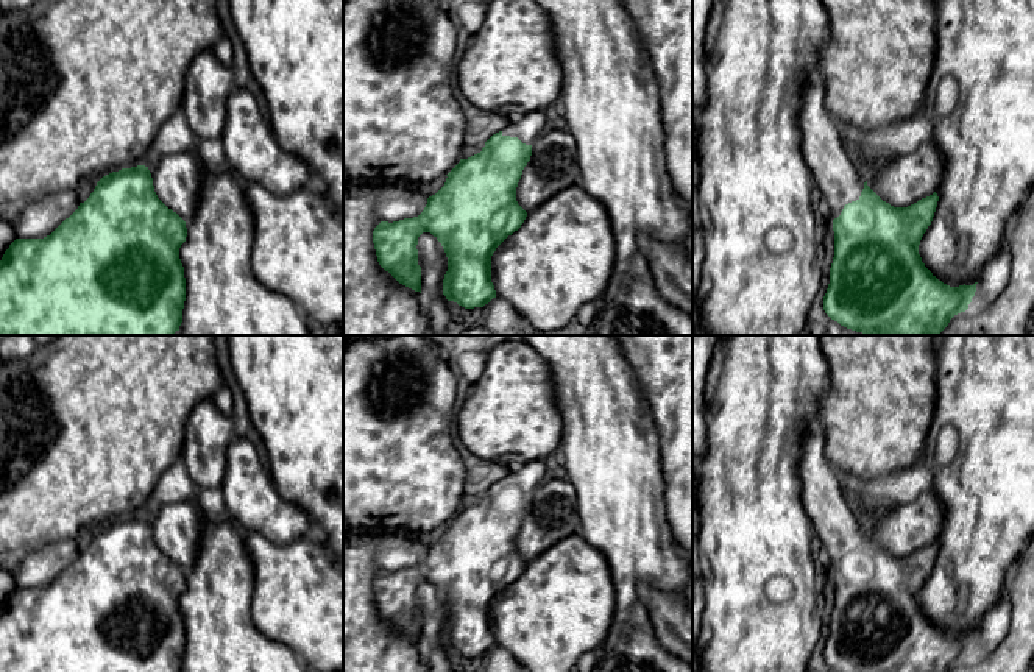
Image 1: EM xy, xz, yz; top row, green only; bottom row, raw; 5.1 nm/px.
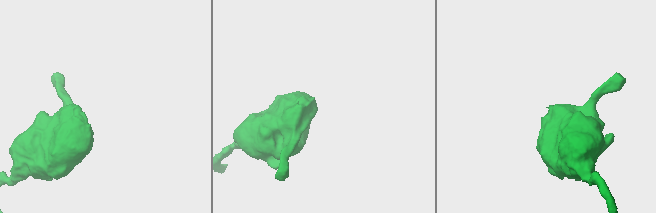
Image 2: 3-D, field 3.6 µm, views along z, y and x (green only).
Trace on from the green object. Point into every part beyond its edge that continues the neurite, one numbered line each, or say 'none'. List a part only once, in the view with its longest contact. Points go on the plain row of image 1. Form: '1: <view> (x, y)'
1: yz (838, 526)

